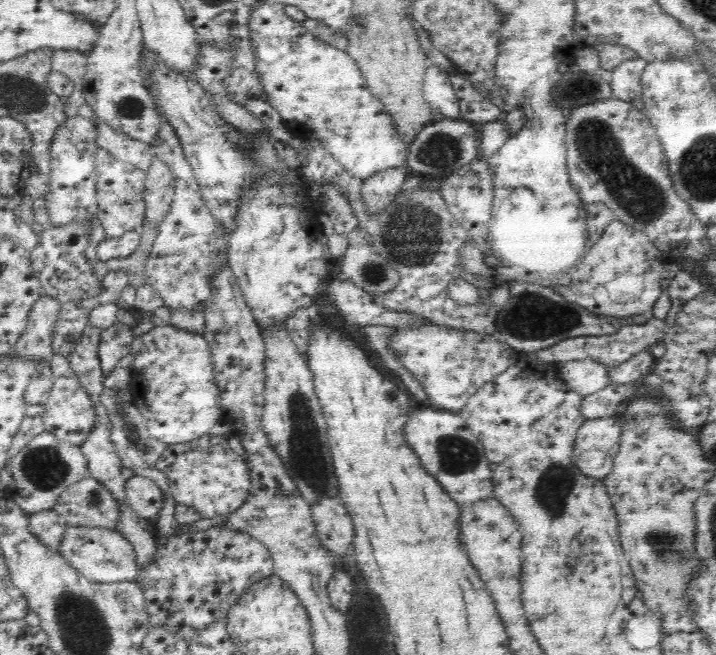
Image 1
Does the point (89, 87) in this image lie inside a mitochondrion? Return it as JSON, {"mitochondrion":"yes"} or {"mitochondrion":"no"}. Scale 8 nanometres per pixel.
{"mitochondrion":"no"}

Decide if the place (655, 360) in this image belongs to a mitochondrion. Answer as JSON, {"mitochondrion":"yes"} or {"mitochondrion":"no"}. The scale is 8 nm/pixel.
{"mitochondrion":"no"}

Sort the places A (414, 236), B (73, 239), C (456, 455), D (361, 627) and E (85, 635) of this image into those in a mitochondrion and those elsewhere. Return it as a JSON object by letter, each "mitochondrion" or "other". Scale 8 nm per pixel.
{"A":"mitochondrion","B":"other","C":"mitochondrion","D":"other","E":"mitochondrion"}

